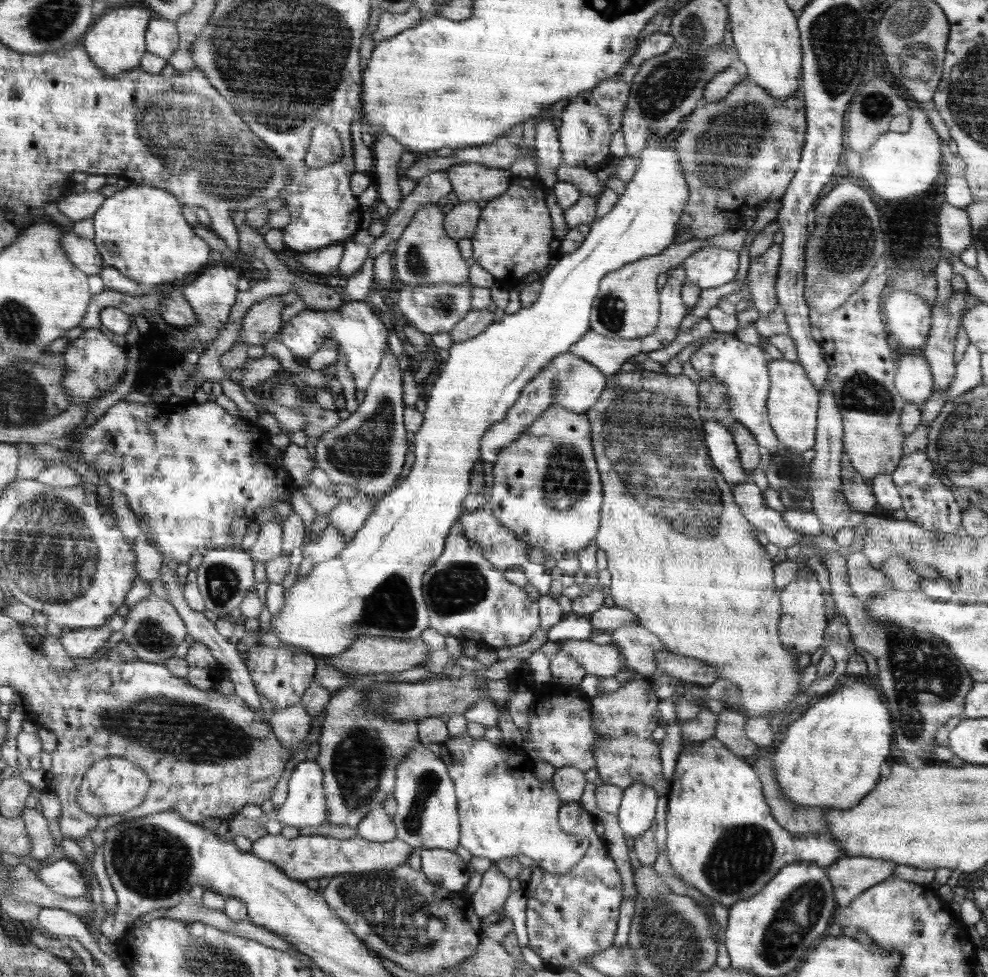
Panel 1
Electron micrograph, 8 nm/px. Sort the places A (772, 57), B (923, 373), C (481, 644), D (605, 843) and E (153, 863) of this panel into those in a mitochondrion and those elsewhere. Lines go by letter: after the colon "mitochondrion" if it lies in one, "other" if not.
A: other
B: other
C: other
D: other
E: mitochondrion

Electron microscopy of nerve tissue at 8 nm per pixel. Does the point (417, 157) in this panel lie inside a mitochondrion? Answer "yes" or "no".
no

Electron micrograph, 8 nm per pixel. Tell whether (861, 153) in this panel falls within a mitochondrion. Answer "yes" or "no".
no

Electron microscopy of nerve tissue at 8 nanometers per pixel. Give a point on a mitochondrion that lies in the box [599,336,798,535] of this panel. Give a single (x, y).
(648, 411)

